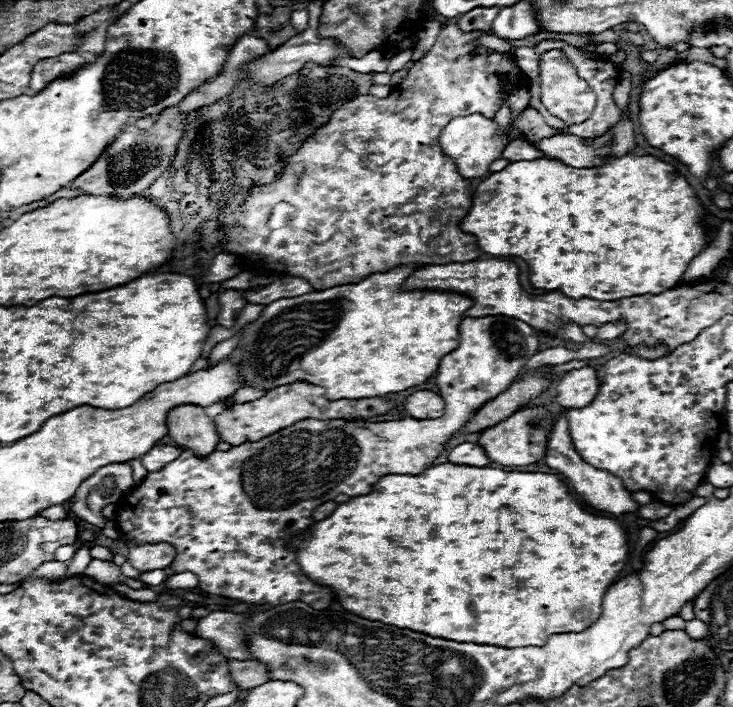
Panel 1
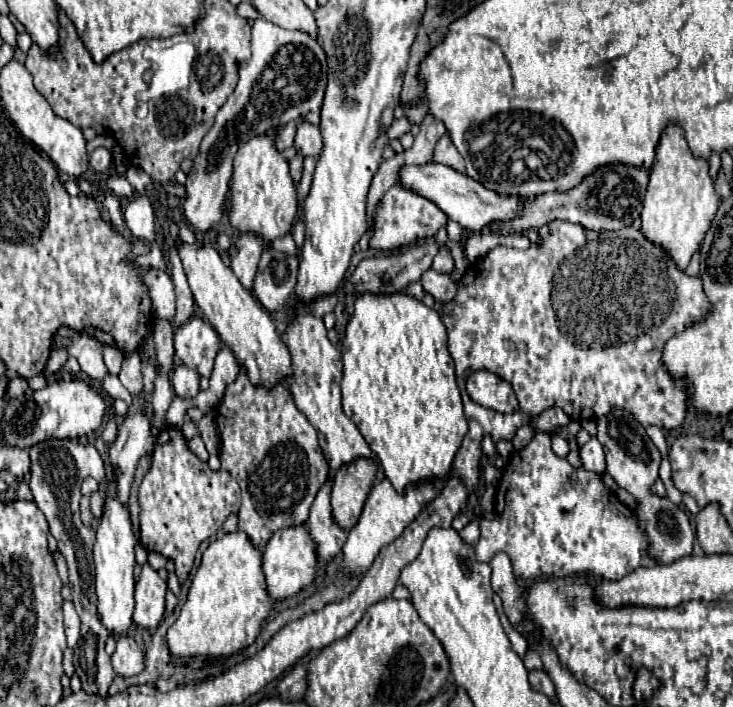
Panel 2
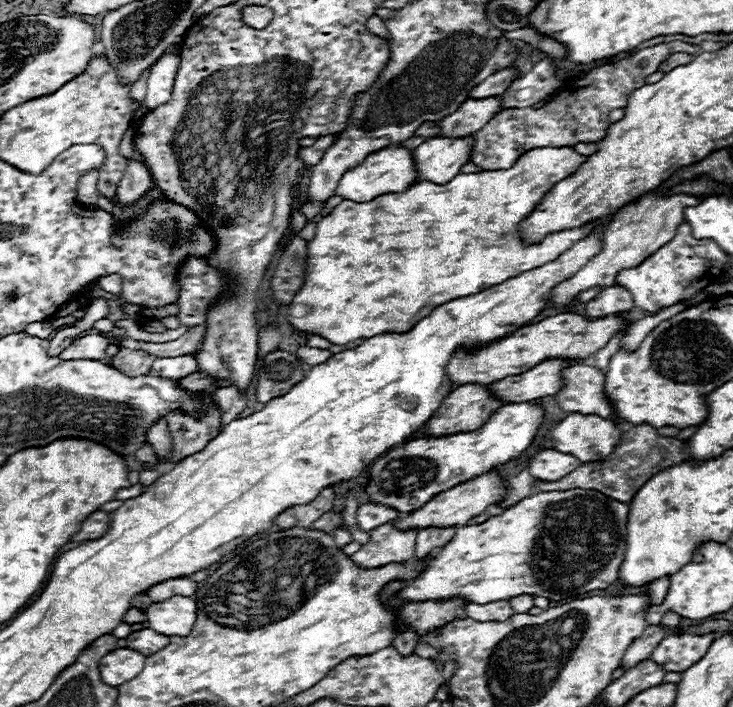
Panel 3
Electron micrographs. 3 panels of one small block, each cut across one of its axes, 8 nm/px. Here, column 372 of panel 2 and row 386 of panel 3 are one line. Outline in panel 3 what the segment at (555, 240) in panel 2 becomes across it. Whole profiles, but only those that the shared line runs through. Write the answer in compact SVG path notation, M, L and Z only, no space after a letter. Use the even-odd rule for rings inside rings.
M556 358L540 362L540 366L534 366L524 374L508 376L488 384L488 390L502 402L530 402L544 396L554 396L562 386L562 370L570 364L572 362Z

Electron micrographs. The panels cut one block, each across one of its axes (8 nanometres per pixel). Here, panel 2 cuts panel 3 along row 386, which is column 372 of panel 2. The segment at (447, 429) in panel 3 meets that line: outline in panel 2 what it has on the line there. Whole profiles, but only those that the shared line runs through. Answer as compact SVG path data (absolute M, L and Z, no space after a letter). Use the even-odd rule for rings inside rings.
M356 458L340 466L334 474L332 514L344 530L350 530L358 522L364 502L378 478L378 470L380 464L376 458Z

